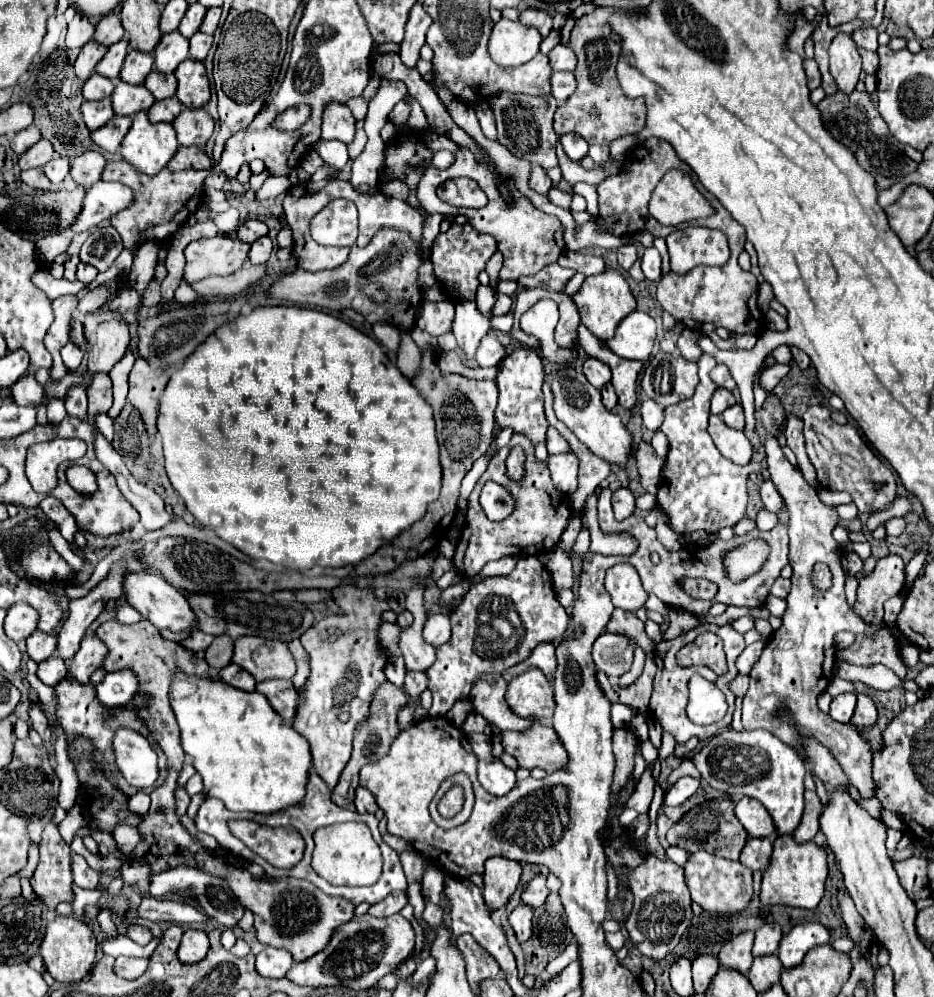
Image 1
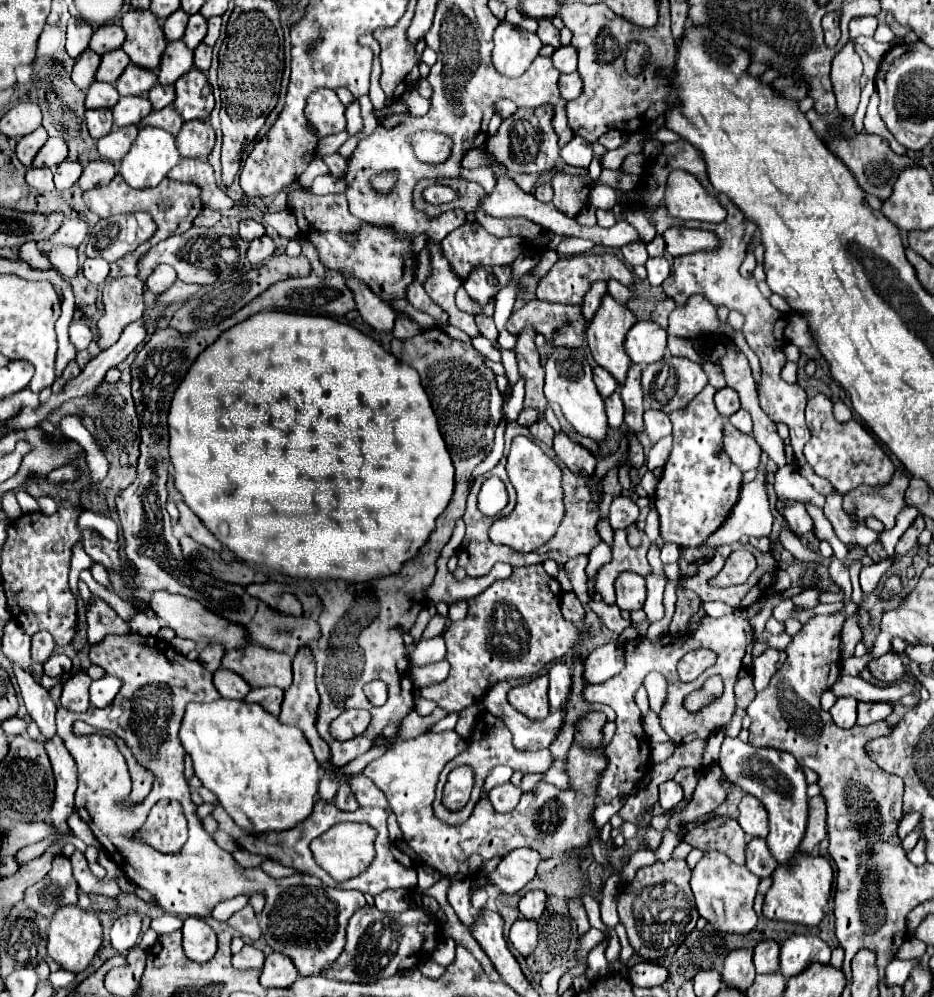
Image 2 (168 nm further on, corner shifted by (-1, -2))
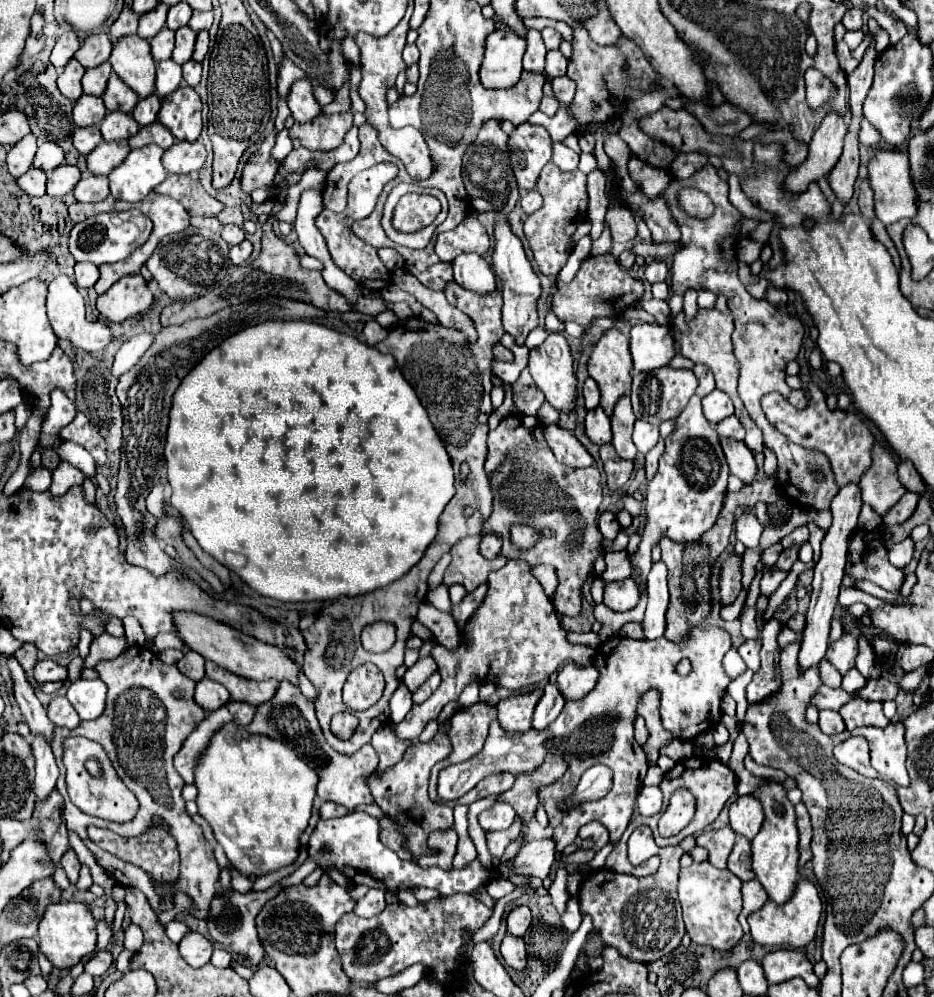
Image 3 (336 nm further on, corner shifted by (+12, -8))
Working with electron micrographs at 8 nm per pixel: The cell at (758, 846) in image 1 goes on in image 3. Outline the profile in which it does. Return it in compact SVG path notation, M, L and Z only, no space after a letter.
M737 837L737 843L729 855L729 871L735 873L741 881L749 881L755 877L751 869L751 841L745 837Z

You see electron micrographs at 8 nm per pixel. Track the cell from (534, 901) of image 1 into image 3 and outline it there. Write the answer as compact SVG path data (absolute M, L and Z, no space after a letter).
M521 905L521 907L515 907L509 915L507 915L507 931L515 937L523 937L527 933L531 925L531 911L529 907Z

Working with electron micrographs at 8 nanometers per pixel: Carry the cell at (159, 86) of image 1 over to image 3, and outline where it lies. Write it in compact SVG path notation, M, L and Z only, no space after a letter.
M151 95L151 97L141 99L141 101L137 103L137 107L133 109L131 115L133 115L135 121L139 123L139 127L147 127L147 125L151 125L151 123L157 121L159 109L161 109L159 97L157 97L157 95Z

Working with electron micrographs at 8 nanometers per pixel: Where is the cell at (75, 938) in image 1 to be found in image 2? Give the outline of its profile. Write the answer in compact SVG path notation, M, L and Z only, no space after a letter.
M64 907L58 909L50 921L48 927L48 955L64 969L70 973L82 973L92 959L96 957L98 949L102 945L102 925L96 913L92 911L82 911L80 907Z

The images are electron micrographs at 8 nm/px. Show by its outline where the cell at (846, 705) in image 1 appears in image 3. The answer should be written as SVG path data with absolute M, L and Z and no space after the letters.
M819 711L819 727L825 735L837 735L845 731L845 721L837 711Z

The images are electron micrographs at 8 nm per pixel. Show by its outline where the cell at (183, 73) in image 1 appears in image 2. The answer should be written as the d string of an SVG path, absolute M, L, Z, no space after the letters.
M188 71L176 81L176 111L186 119L208 119L214 109L212 87L202 71Z

